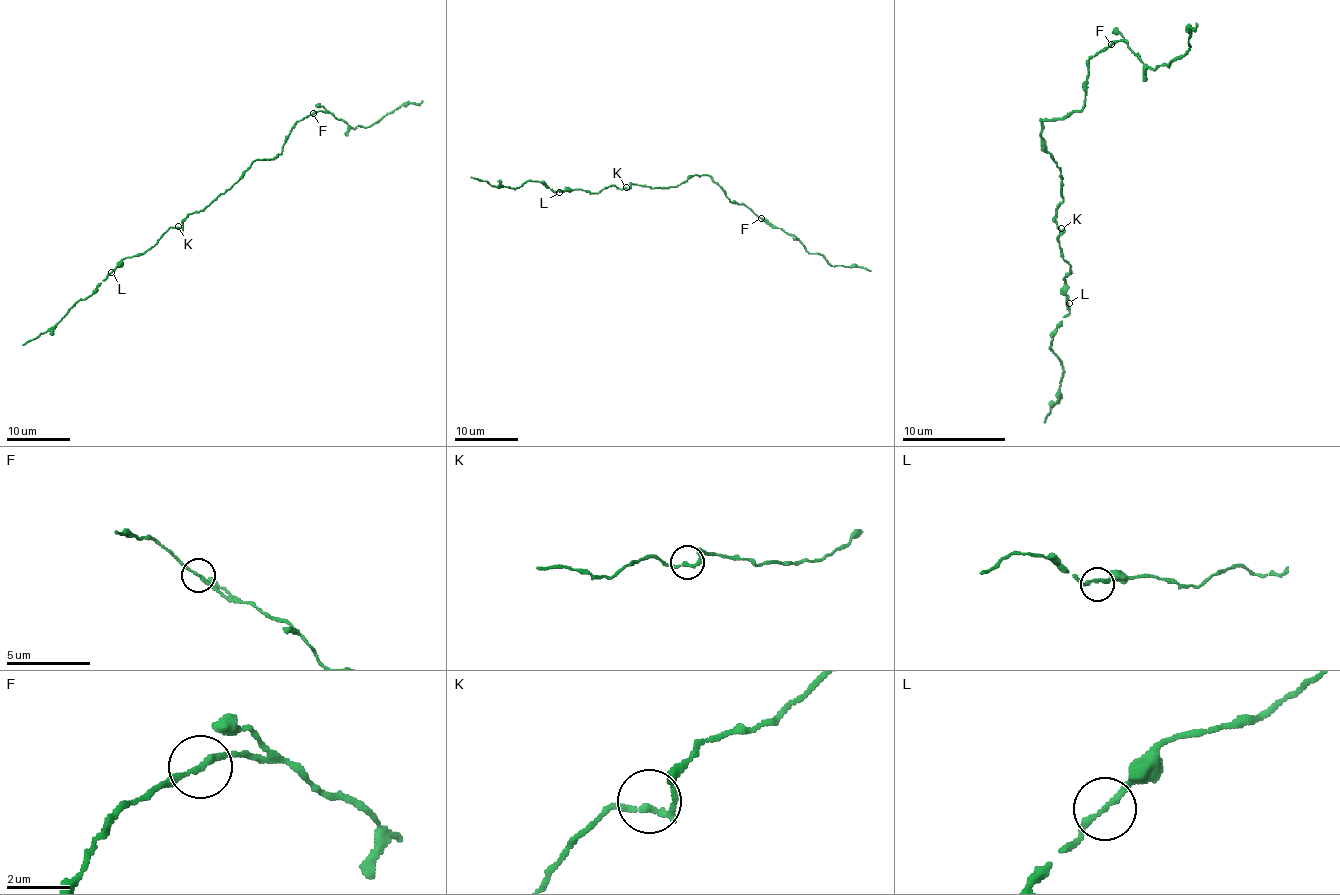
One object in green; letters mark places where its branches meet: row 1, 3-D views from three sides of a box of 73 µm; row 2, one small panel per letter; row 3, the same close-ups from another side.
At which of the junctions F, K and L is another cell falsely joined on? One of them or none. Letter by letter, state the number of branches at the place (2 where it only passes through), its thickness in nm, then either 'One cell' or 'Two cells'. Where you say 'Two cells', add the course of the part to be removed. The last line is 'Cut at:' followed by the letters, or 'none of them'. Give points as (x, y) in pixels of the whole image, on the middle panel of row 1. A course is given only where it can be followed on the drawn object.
F: Branches: 2. Thickness 180 nm. One cell
K: Branches: 2. Thickness 180 nm. One cell
L: Branches: 2. Thickness 190 nm. One cell
Cut at: none of them

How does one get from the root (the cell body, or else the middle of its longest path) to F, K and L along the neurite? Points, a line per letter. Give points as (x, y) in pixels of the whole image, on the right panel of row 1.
F: (1059, 166), (1046, 151), (1046, 141), (1040, 135), (1040, 120), (1064, 120), (1084, 104), (1087, 63), (1110, 45)
K: (1059, 166), (1064, 200), (1056, 210), (1056, 226), (1064, 231), (1061, 228)
L: (1059, 166), (1064, 200), (1056, 210), (1056, 226), (1064, 231), (1059, 249), (1069, 264), (1064, 277), (1069, 303)

